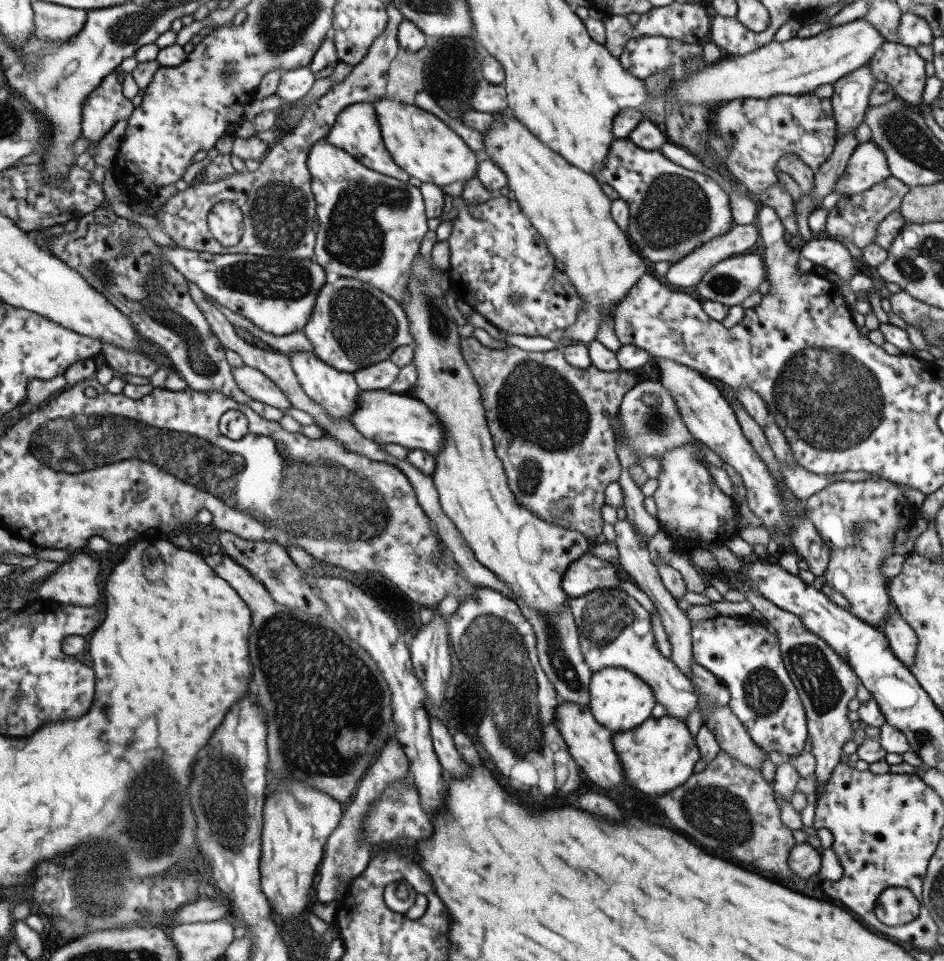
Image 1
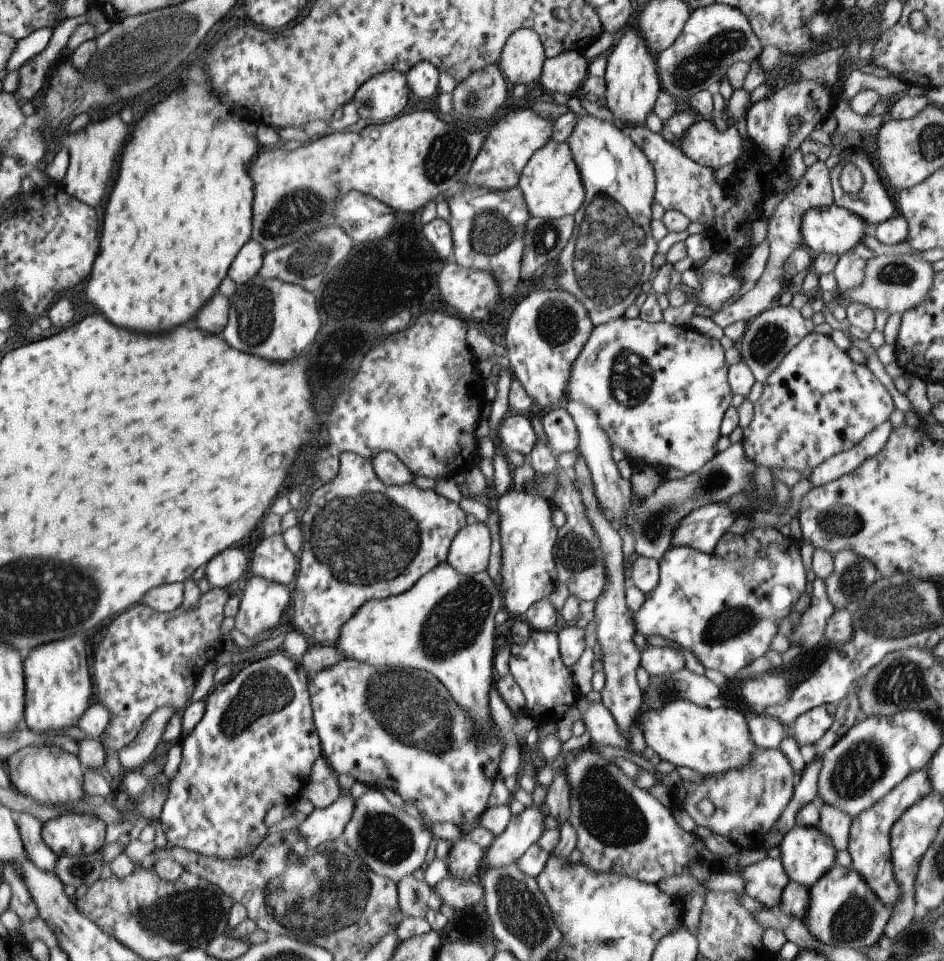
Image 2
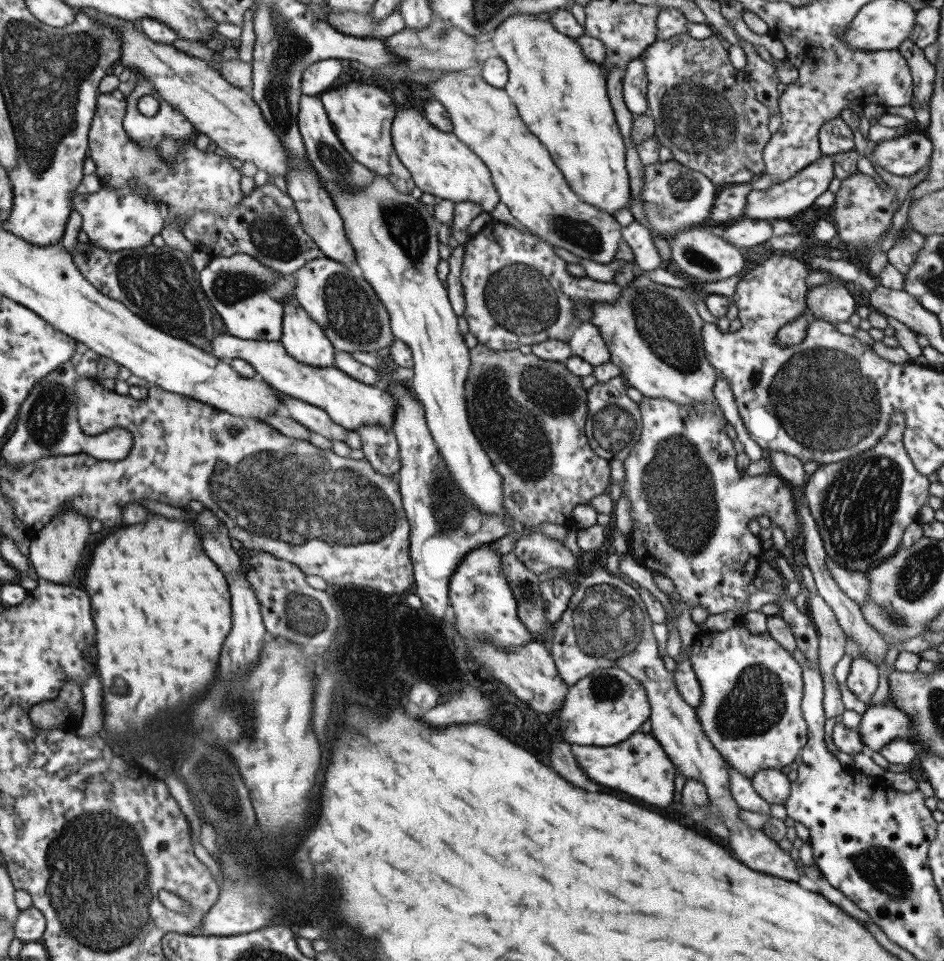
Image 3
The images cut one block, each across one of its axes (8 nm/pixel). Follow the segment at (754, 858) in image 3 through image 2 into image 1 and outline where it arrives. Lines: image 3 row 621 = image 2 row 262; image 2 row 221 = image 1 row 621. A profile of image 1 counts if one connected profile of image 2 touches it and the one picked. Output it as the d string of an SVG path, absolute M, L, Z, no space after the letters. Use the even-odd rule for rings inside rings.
M597 589L580 597L570 599L570 612L573 615L575 626L579 631L582 655L586 665L592 672L598 672L606 667L622 667L638 675L648 686L652 688L656 697L656 703L663 704L667 715L686 722L688 715L698 706L692 682L686 678L686 674L668 657L660 653L654 632L652 631L651 616L646 609L625 591L618 589Z

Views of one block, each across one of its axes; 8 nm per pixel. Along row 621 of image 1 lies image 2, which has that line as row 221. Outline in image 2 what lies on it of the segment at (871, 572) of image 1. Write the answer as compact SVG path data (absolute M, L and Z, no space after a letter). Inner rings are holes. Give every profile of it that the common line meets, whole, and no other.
M855 150L831 170L830 177L834 204L858 216L866 225L880 225L895 216L895 208L888 192L864 152ZM847 163L854 164L863 175L863 188L858 193L850 194L841 188L839 177Z

